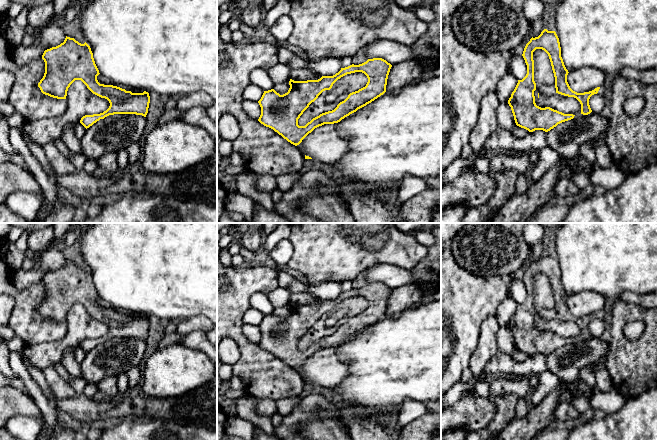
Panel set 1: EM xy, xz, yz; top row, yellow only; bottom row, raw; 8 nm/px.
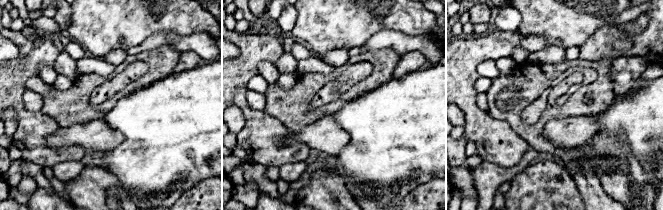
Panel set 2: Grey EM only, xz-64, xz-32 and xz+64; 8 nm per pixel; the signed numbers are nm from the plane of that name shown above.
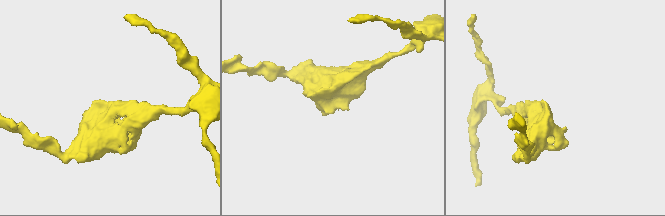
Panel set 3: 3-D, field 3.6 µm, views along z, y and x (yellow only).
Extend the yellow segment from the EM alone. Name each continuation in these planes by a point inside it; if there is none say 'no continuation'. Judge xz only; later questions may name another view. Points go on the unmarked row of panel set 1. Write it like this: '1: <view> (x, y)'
no continuation

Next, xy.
no continuation

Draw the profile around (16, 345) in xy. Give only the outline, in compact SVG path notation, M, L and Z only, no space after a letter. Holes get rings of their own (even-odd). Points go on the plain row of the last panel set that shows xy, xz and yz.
M15 338L7 342L7 346L10 352L19 352L22 354L24 348L26 347L26 343L23 340Z

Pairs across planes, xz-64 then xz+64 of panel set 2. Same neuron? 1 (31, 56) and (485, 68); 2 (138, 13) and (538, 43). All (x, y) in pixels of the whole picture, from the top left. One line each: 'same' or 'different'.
1: different
2: different

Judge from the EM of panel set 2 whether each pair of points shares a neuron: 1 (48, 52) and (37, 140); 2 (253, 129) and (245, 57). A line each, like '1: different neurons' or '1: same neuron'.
1: same neuron
2: same neuron

